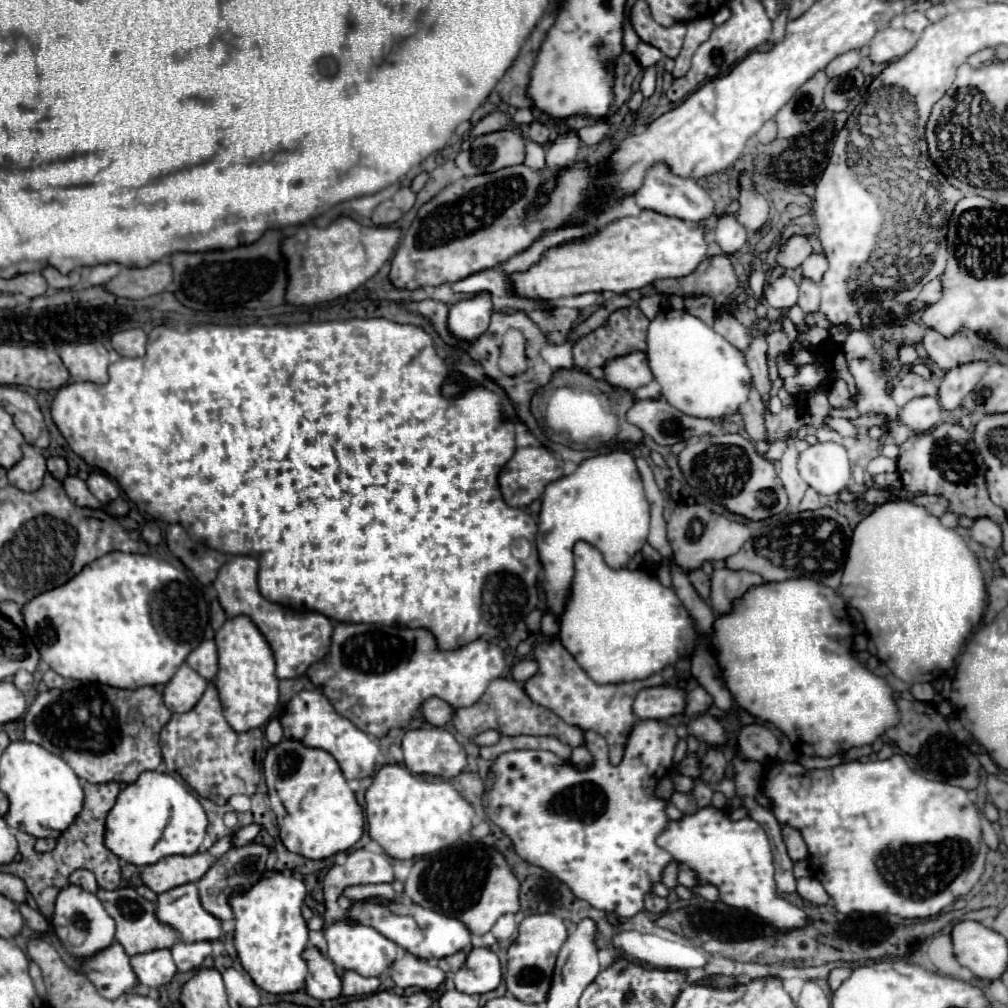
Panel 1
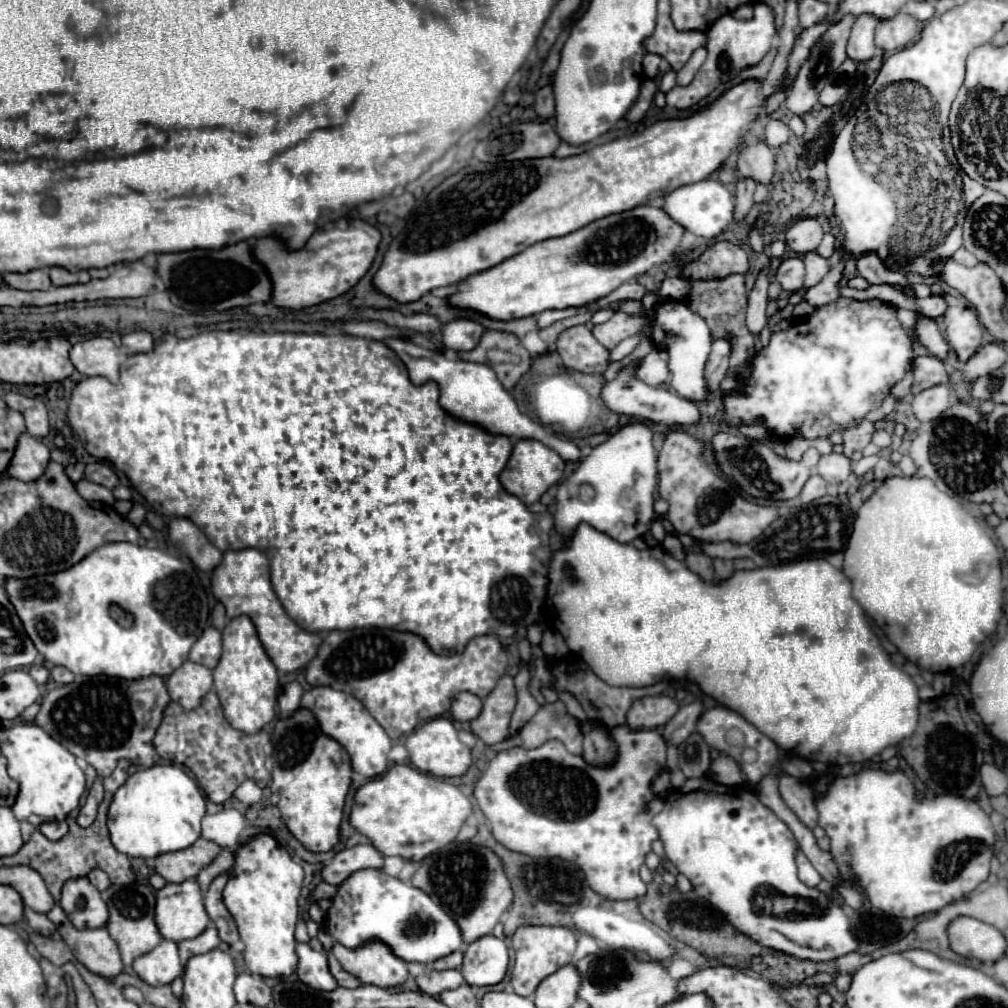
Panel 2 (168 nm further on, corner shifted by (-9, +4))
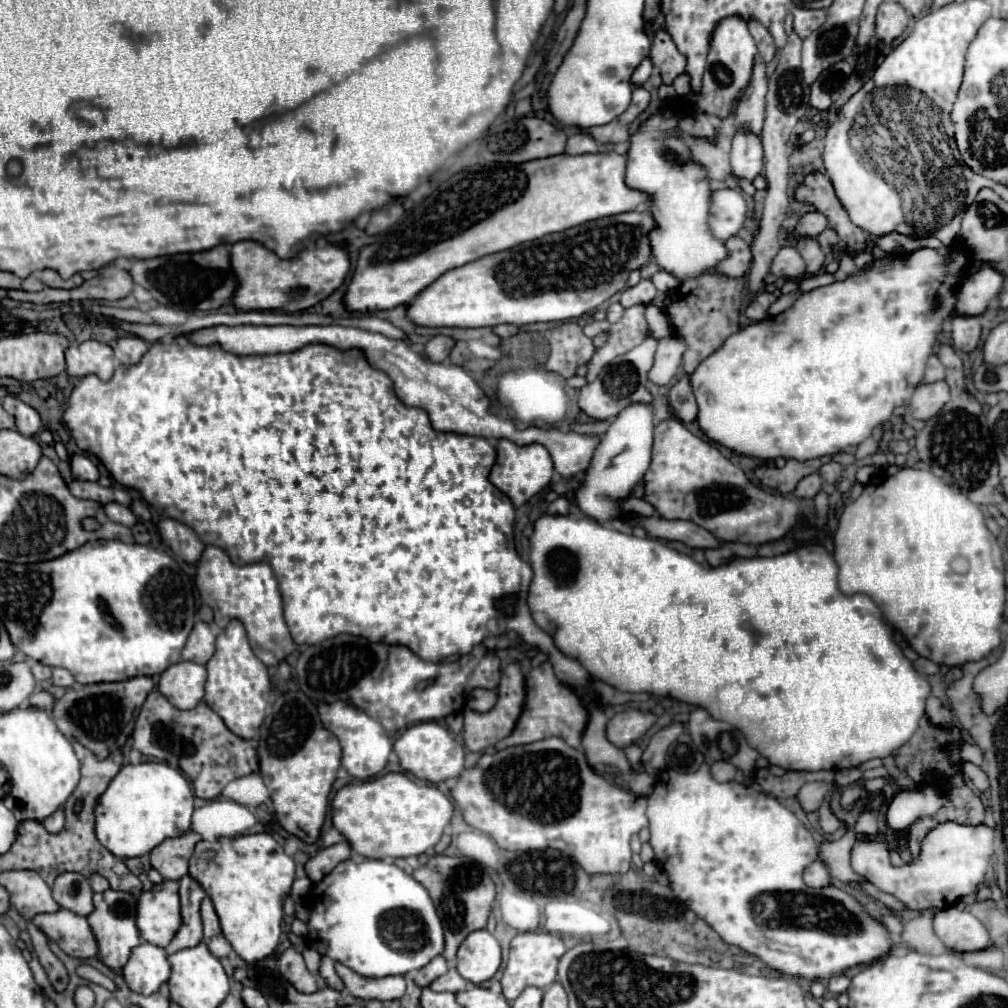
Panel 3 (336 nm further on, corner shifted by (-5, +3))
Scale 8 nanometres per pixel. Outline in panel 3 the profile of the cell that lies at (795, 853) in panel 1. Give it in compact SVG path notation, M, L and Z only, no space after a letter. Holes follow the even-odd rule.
M819 781L817 783L805 783L801 787L801 791L797 793L797 801L799 801L799 805L803 807L805 813L813 813L813 811L819 809L823 795L833 787L835 785L827 785L827 783L819 783Z

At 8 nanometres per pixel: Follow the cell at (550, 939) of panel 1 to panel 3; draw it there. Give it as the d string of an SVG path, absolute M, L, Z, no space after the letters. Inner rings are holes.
M519 933L513 937L511 941L511 951L509 951L509 961L507 967L503 971L503 979L501 979L501 987L503 987L503 995L509 1001L515 1001L521 991L529 985L541 985L547 987L557 979L557 971L559 971L559 961L561 957L567 953L567 947L563 943L563 937L557 933Z

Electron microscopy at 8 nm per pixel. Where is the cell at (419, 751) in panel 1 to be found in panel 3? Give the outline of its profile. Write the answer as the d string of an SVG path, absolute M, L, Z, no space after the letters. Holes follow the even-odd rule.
M427 721L427 723L417 723L409 727L397 741L395 741L395 753L399 757L399 763L405 771L413 773L417 779L429 781L429 783L441 783L447 779L457 777L463 773L463 763L465 763L465 753L463 745L449 733L447 727L439 725L437 721Z

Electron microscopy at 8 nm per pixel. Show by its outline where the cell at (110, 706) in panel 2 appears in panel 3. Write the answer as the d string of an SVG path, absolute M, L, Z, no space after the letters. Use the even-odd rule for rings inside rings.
M133 677L119 683L91 683L91 685L73 685L65 691L51 709L51 719L57 729L85 749L89 749L97 759L107 759L111 753L117 753L125 747L129 735L135 727L135 705L143 705L147 695L153 691L151 677Z

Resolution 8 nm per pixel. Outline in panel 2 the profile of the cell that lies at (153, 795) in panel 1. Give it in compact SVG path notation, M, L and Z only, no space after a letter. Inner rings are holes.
M178 764L141 768L115 792L109 806L107 828L113 846L127 856L155 858L165 852L189 848L201 836L205 796L187 770Z

